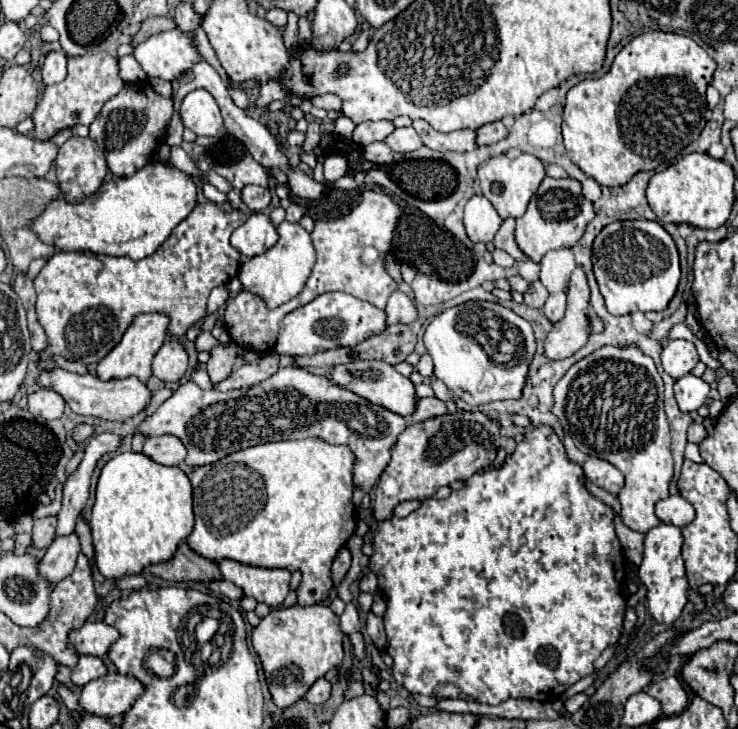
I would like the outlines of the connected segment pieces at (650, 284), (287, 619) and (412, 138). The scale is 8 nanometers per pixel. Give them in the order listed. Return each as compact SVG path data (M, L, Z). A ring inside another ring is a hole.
M646 218L612 222L604 226L592 244L592 270L610 314L630 314L636 310L662 312L676 294L680 282L680 264L678 264L678 250L674 240L658 222L650 222Z
M326 604L274 608L252 630L252 646L262 662L268 690L278 708L290 708L304 698L310 686L344 658L338 616Z
M412 126L396 128L392 134L386 136L384 142L392 148L392 152L412 152L422 146L420 136L416 134L416 130L412 130Z

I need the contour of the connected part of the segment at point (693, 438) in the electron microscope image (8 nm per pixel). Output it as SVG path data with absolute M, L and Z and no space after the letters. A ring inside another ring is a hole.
M692 422L692 424L690 424L690 428L688 428L688 440L690 440L690 442L694 442L694 444L700 444L704 436L706 436L704 426L702 426L702 424L698 424L698 422Z

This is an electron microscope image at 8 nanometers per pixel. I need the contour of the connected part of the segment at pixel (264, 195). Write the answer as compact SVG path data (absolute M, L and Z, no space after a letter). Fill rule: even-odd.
M244 186L242 188L242 202L252 212L262 212L270 204L270 192L262 186Z

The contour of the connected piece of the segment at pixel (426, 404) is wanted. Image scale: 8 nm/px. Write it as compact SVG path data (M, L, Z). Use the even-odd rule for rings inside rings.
M420 398L418 406L416 406L416 414L410 416L410 422L422 422L434 416L442 416L446 414L446 404L438 398Z

